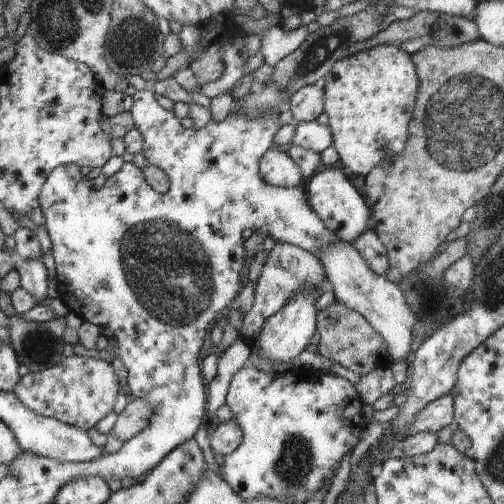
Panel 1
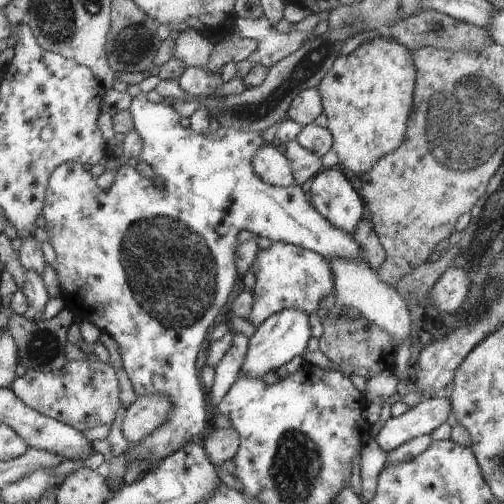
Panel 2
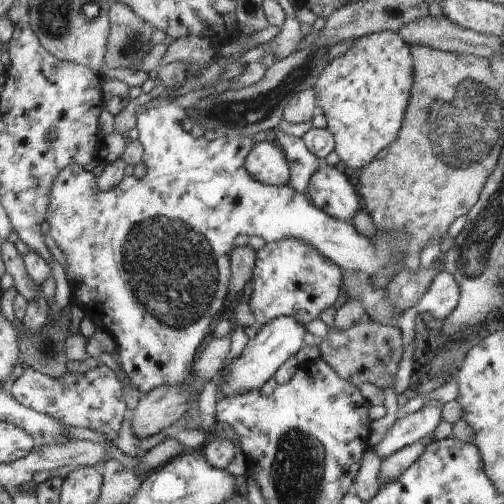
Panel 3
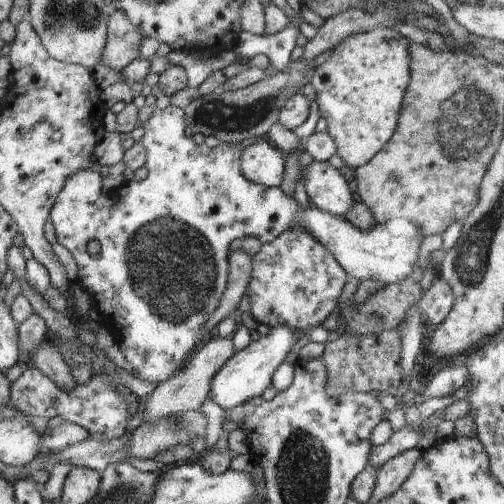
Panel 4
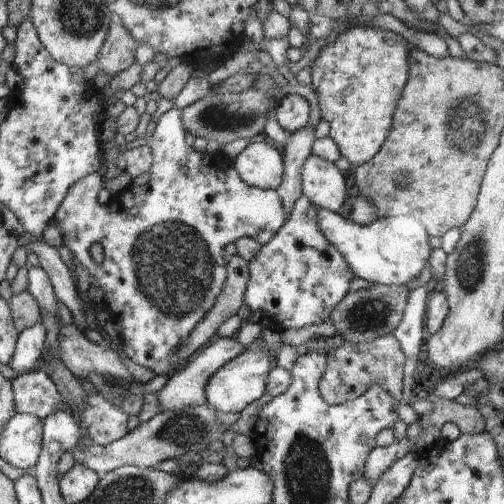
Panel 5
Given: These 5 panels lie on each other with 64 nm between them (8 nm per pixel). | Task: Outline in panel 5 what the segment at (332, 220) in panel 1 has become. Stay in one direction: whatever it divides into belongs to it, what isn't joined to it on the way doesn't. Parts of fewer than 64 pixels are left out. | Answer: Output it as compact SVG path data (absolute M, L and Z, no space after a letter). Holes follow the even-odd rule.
M311 154L301 168L301 190L315 208L335 214L341 212L347 198L351 196L345 190L345 180L341 172L337 172L331 162L325 162Z

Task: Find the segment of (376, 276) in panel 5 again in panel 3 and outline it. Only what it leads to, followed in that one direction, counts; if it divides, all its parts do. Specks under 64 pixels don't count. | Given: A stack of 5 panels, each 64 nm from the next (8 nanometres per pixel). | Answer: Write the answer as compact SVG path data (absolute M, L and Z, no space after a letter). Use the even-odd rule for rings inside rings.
M159 102L157 106L135 106L135 120L137 120L137 134L139 134L139 142L143 146L143 164L147 166L147 172L143 178L135 178L135 176L125 176L121 178L121 182L117 186L113 186L111 190L107 192L101 192L97 188L97 178L91 174L91 168L85 168L81 164L75 164L71 162L69 166L65 166L63 170L59 170L59 174L55 176L51 188L49 188L49 202L47 202L47 210L45 210L45 222L49 224L49 236L51 240L55 242L55 246L61 250L61 254L65 256L65 278L67 278L67 284L69 284L69 306L73 306L73 300L77 302L77 306L81 306L85 318L91 318L93 324L97 324L97 330L103 330L109 334L109 338L113 340L115 348L117 348L117 354L119 354L119 364L121 364L121 370L127 374L129 382L145 396L149 394L151 390L155 388L165 388L165 386L183 386L183 390L187 392L185 400L187 400L187 412L179 418L177 424L181 424L181 428L185 430L201 430L201 416L199 416L199 410L197 410L197 398L199 394L193 390L193 362L197 358L197 346L203 344L205 340L209 340L209 324L213 322L215 316L221 314L223 310L223 304L225 304L225 298L229 294L229 282L231 282L231 252L233 252L233 238L247 232L251 236L265 236L265 242L271 244L271 242L277 242L277 240L297 240L297 242L303 242L311 248L315 248L317 252L321 252L327 260L335 262L343 272L353 272L353 274L363 274L367 278L375 276L381 268L385 268L389 262L391 262L391 256L397 256L405 250L407 246L407 240L401 232L397 232L395 236L381 236L377 238L375 236L375 242L369 242L365 240L363 236L359 236L355 232L353 226L349 224L343 224L339 220L331 220L327 214L323 214L319 208L315 208L307 194L303 192L297 192L293 186L267 186L259 180L255 180L247 170L245 170L245 158L247 154L251 152L251 148L257 144L253 142L253 136L245 136L245 138L235 138L235 136L219 136L215 140L205 140L203 136L195 138L191 132L183 132L181 128L181 120L185 118L185 114L181 112L181 108L177 104L171 104L171 102Z

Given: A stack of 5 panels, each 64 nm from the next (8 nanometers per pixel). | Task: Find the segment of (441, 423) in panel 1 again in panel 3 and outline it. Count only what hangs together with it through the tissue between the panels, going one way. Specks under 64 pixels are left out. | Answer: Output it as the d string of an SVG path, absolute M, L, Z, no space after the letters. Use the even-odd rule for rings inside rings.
M423 402L423 406L417 412L397 416L397 420L391 424L391 428L379 440L379 444L373 446L375 452L385 460L387 456L395 454L397 450L407 448L415 442L421 442L421 438L425 438L425 436L431 436L431 432L443 420L441 408L443 408L443 404L439 406L439 404Z

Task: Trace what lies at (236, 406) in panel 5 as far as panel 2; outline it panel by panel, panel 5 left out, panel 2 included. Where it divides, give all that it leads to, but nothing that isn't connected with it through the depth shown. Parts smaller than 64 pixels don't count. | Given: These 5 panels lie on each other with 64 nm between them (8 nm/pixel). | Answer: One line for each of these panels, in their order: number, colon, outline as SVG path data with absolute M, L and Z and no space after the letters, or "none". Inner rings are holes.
2: M287 308L269 320L265 320L255 334L249 338L249 350L241 364L241 372L263 378L267 372L275 372L281 366L287 366L293 358L301 358L305 350L309 350L309 338L311 338L311 326L309 326L309 312L305 308Z
3: M279 316L279 318L271 320L271 322L267 322L265 326L261 326L257 330L257 334L247 342L241 356L235 358L235 362L229 366L227 378L225 378L225 382L223 382L223 386L221 386L219 394L217 394L217 400L229 398L235 392L259 390L267 378L273 378L273 374L305 346L303 344L305 334L307 334L307 330L305 330L301 318L297 320L293 316Z
4: M279 324L269 328L269 332L265 336L259 336L255 342L249 342L249 346L245 346L241 352L233 354L227 364L223 364L223 368L217 372L217 376L213 376L211 380L211 400L221 408L221 410L231 410L237 404L243 404L251 398L259 398L261 392L271 386L271 376L277 370L279 364L285 362L287 354L293 350L293 346L297 344L299 336L297 330L293 330L289 324Z

